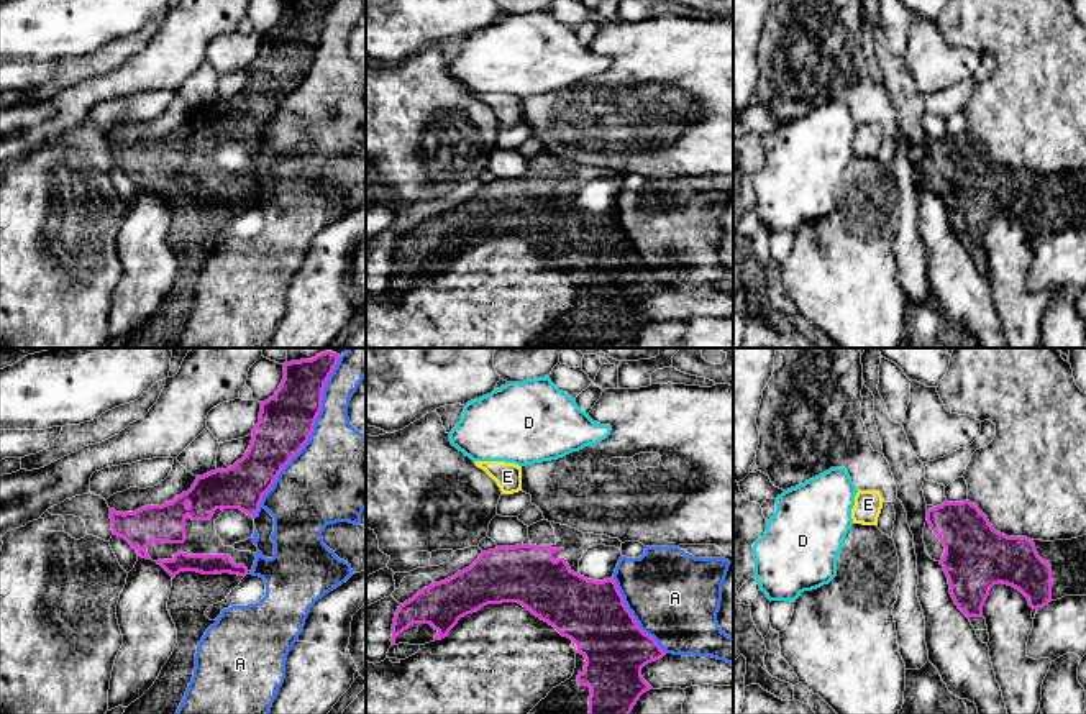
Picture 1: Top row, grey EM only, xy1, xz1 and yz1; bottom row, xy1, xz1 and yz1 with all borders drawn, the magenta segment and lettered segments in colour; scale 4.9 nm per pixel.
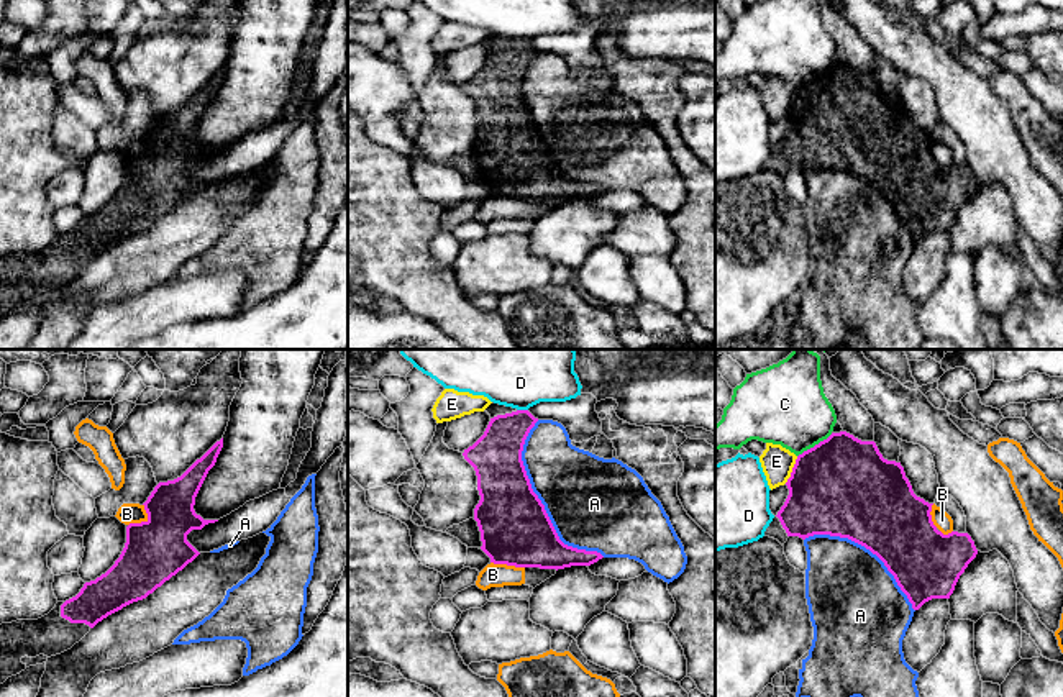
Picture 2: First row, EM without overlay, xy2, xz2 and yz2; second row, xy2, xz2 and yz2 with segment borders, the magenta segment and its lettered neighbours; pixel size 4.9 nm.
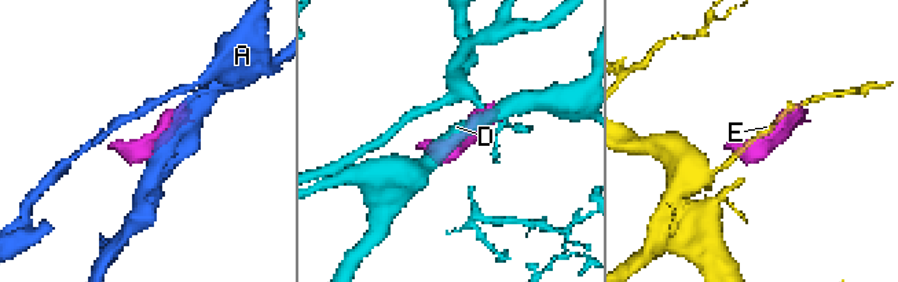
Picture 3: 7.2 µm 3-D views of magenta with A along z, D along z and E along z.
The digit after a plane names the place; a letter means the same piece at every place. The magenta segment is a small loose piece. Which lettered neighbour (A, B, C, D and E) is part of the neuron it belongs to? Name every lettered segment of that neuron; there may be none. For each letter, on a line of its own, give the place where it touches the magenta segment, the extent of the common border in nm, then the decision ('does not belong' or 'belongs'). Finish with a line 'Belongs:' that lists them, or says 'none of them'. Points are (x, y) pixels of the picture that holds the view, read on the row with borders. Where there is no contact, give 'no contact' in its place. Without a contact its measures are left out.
A: contact xz2 (540, 502); length 750 nm; does not belong
B: contact xy2 (145, 522); length 130 nm; does not belong
C: contact yz2 (816, 445); length 200 nm; does not belong
D: contact xz2 (522, 410); length 60 nm; does not belong
E: contact yz2 (793, 469); length 150 nm; does not belong
Belongs: none of them

